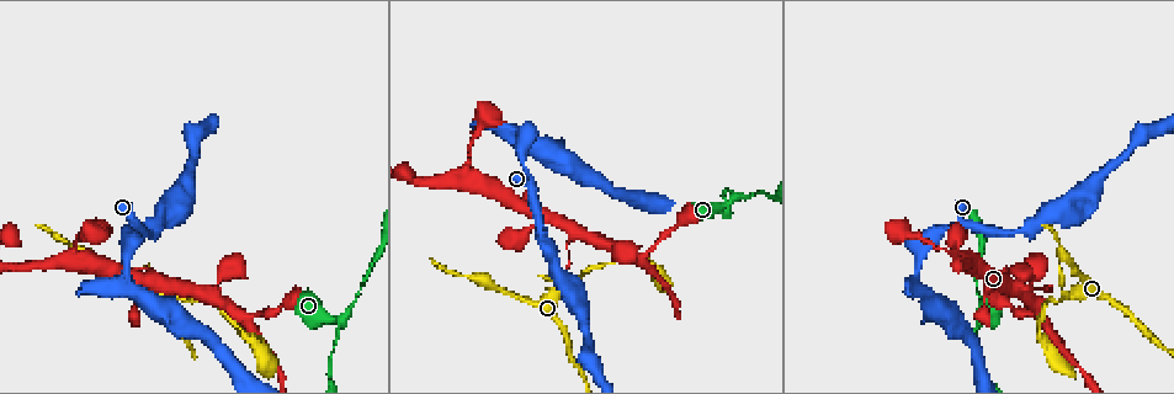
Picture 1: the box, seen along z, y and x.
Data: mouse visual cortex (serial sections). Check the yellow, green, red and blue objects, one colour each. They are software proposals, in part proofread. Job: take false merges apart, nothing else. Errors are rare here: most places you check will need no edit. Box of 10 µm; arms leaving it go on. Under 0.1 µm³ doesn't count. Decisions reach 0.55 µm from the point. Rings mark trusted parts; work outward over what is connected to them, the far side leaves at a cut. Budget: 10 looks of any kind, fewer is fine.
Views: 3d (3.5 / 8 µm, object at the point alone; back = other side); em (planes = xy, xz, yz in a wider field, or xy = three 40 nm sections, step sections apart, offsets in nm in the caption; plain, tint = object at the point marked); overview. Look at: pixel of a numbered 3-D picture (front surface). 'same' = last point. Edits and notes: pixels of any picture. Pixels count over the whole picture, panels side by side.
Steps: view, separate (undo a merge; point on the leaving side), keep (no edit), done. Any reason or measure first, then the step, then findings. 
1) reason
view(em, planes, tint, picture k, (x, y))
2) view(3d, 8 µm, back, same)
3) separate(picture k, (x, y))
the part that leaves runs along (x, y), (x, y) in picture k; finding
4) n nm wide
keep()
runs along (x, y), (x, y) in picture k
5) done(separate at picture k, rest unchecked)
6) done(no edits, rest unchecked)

view(3d, 8 µm, picture 1, (125, 282))

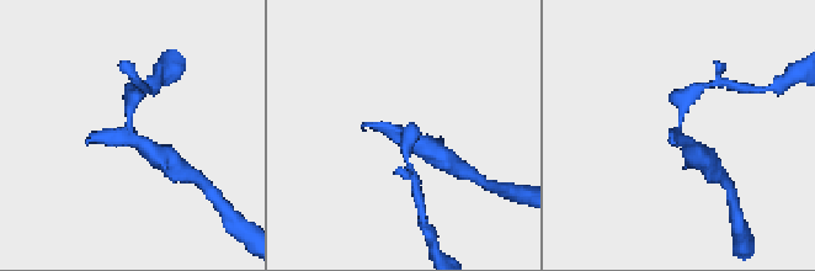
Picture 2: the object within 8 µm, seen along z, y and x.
now the EM
view(em, planes, tint, same)

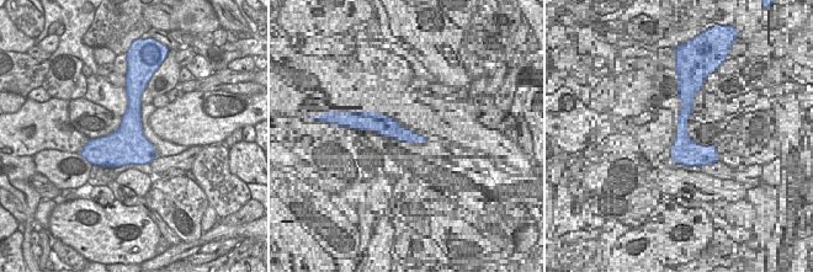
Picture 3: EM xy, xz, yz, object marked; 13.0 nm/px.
500 nm wide
keep()
runs along (131, 100), (127, 136), (154, 153) in picture 2; all the same cell

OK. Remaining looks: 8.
thin arm on a thick one
view(3d, 8 µm, picture 1, (735, 194))

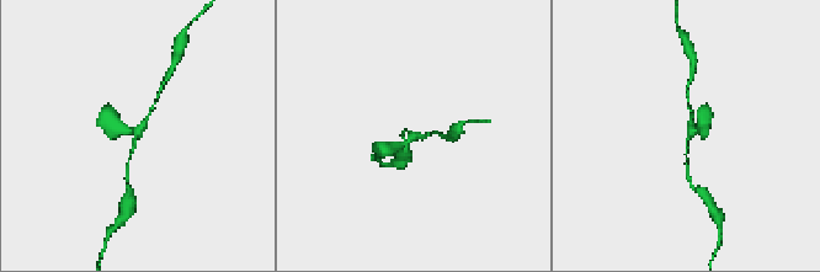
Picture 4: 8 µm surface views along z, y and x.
view(em, xy, step 3, tint, same)

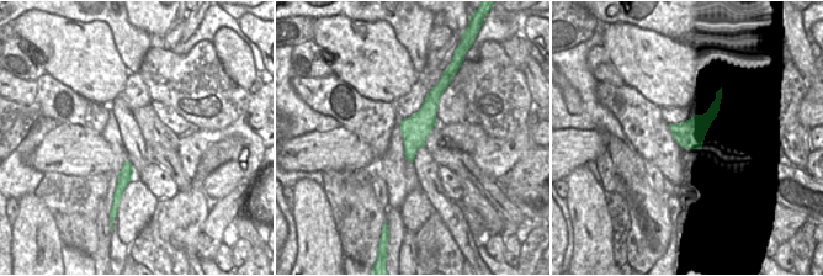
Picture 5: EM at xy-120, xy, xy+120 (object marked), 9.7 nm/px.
3 arms
keep()
runs along (435, 90), (409, 157) in picture 5; one cell here

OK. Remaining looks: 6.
thick turns thin
view(3d, 3.5 µm, picture 1, (1062, 298))

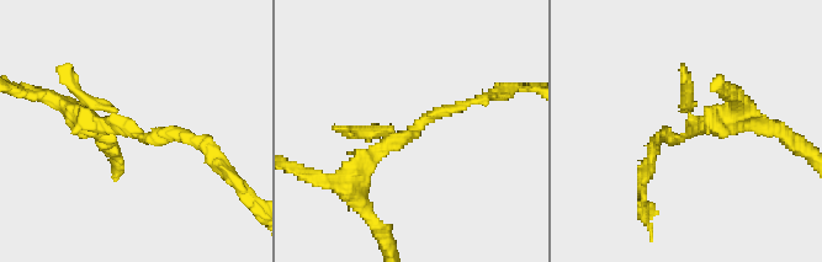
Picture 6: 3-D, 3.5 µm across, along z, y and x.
now the EM
view(em, xy, step 1, plain, picture 6, (129, 131))

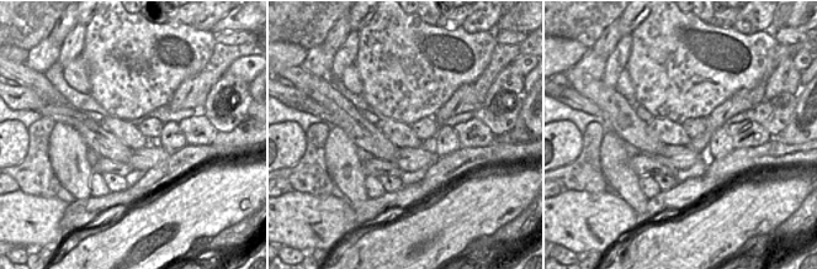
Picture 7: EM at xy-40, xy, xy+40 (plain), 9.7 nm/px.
where the object lies
view(em, xy, step 1, tint, same)

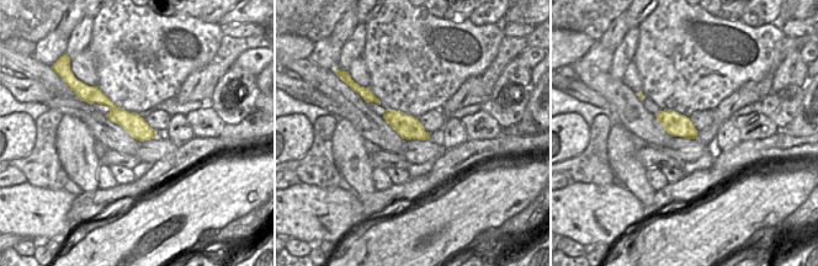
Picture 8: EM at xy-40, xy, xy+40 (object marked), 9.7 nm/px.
240 nm wide
keep()
runs along (350, 187), (376, 153), (475, 100) in picture 6; all the same cell

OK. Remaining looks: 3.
branch point
view(3d, 3.5 µm, picture 1, (640, 259))

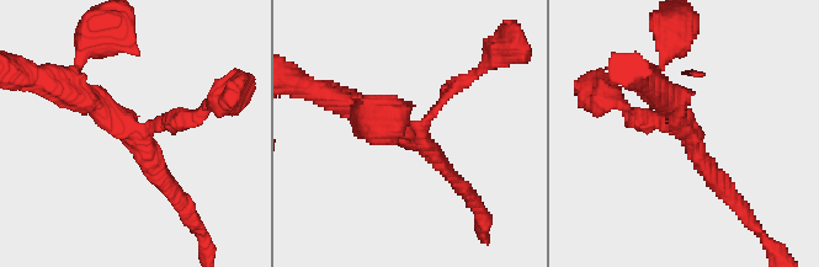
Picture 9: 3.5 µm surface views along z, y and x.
3 arms; arms of 150, 250, 350 nm
view(em, xy, step 5, tint, picture 9, (690, 137))

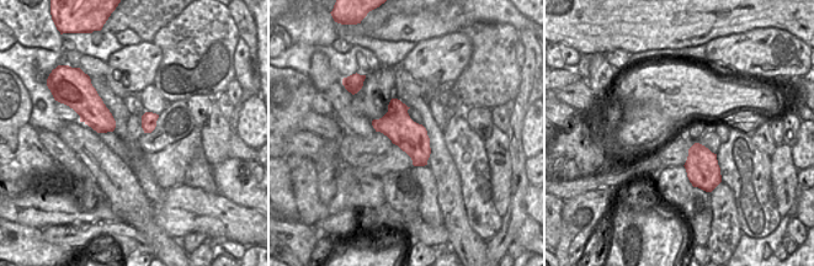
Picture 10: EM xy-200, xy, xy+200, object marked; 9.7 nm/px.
another direction
view(em, planes, tint, same)

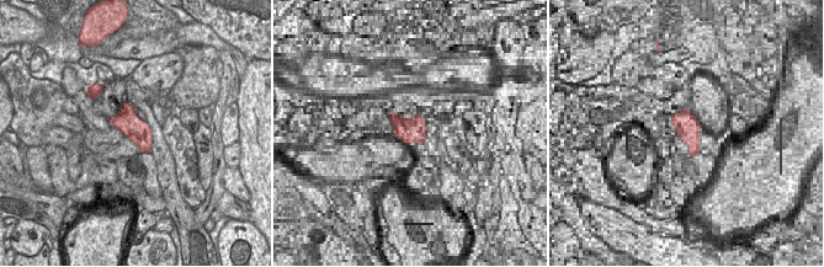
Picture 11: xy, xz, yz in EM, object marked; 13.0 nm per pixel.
keep()
runs along (73, 94), (134, 135), (191, 117) in picture 9; continuous, no second cell

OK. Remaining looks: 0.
done(no edits, rest unchecked)

